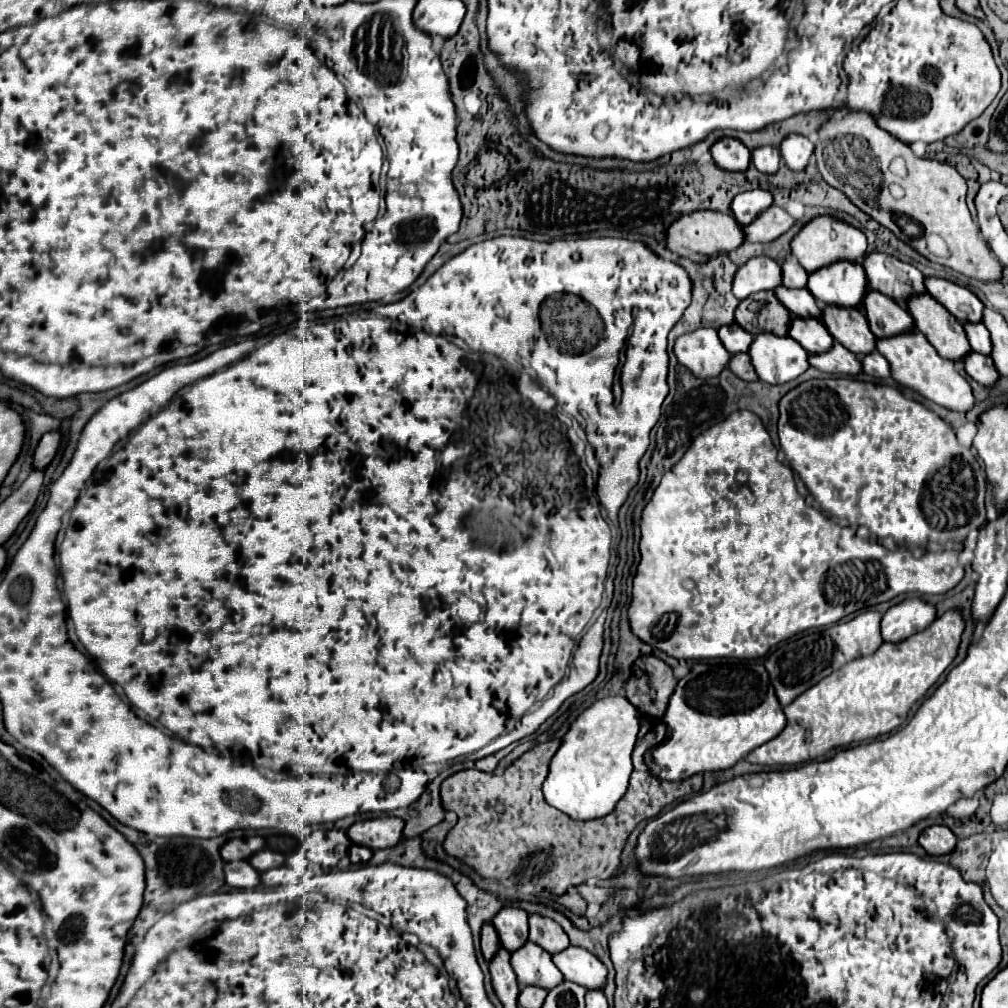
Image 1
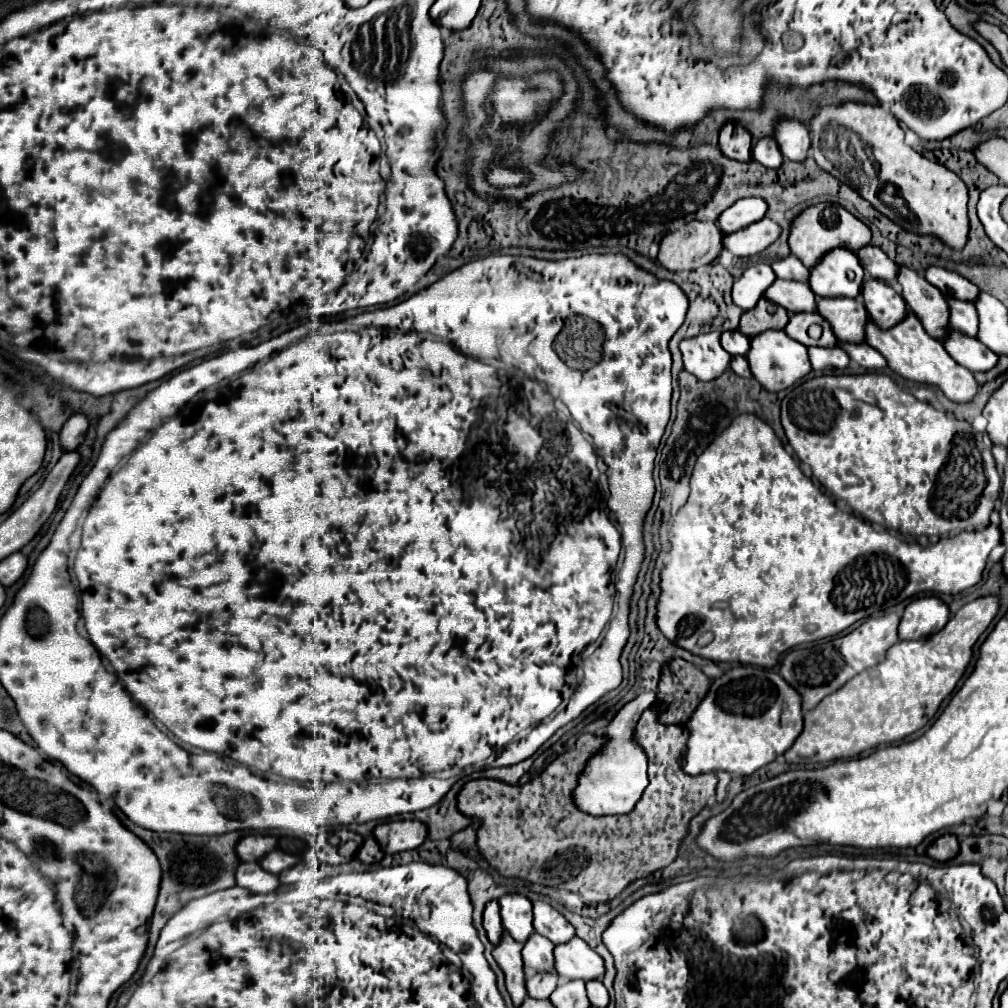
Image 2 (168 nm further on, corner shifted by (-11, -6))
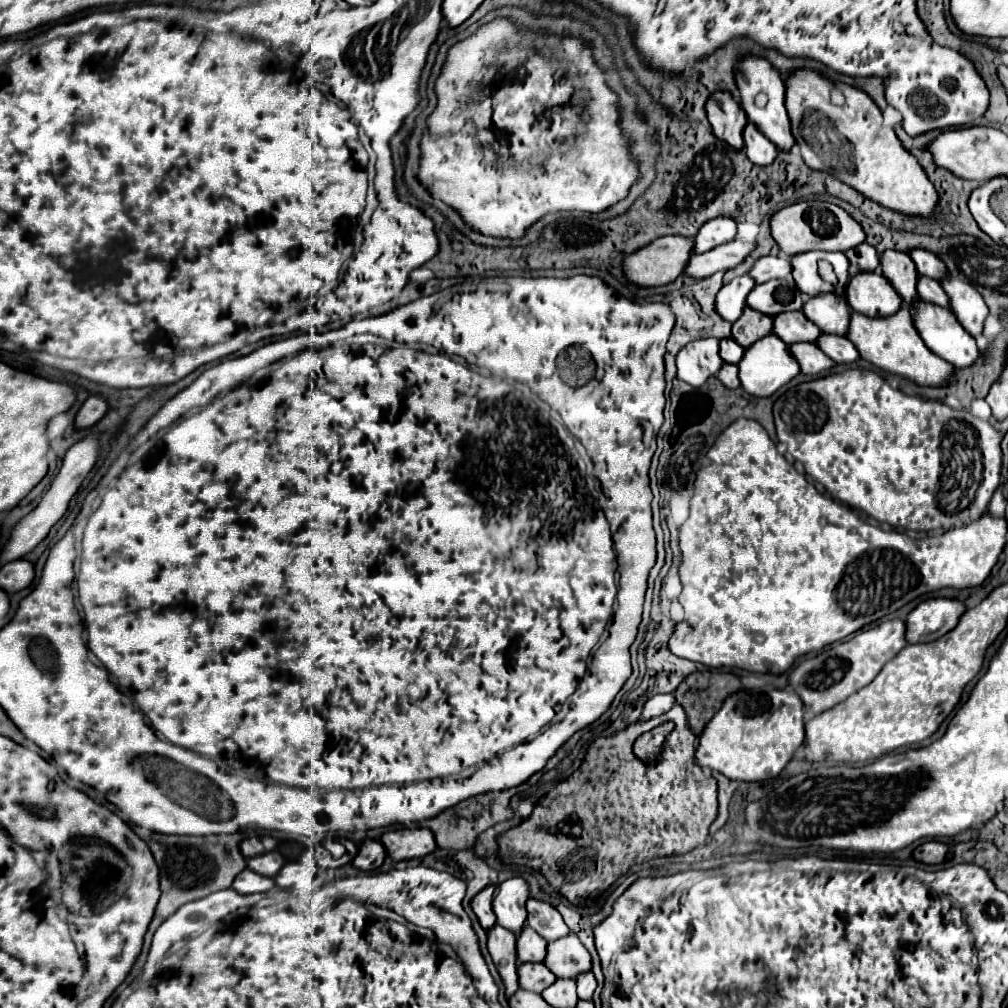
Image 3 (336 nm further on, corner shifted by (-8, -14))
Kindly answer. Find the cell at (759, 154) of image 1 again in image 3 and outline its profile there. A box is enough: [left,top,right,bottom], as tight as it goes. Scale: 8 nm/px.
[743,122,779,166]

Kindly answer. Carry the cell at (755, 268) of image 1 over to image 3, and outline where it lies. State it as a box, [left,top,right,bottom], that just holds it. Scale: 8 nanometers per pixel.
[715,276,755,324]

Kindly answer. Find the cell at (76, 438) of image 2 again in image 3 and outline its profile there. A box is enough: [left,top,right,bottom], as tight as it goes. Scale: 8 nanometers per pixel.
[75,394,109,428]

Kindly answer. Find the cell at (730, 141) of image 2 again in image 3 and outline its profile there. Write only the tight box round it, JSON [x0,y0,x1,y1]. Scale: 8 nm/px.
[705,92,747,150]

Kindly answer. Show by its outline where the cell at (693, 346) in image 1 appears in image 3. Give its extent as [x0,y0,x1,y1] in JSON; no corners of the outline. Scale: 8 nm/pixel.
[677,338,723,386]

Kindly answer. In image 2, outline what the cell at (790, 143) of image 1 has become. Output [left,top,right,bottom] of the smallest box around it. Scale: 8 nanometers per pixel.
[776,120,810,162]

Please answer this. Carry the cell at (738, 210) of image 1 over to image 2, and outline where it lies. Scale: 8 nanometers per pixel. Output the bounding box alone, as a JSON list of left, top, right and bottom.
[718,198,768,234]

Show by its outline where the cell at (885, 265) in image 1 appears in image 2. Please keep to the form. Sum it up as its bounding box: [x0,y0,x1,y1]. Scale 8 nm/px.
[858,246,900,284]

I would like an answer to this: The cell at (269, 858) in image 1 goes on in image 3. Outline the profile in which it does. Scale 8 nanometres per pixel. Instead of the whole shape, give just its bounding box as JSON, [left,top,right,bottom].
[247,850,285,878]

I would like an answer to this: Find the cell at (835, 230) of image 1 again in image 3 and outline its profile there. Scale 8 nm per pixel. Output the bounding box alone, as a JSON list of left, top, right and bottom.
[771,200,865,256]

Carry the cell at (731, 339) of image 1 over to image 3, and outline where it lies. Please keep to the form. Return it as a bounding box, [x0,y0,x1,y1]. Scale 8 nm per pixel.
[721,338,743,364]

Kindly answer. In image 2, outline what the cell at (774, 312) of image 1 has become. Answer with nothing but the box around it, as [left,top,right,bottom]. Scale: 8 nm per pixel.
[740,298,790,338]

